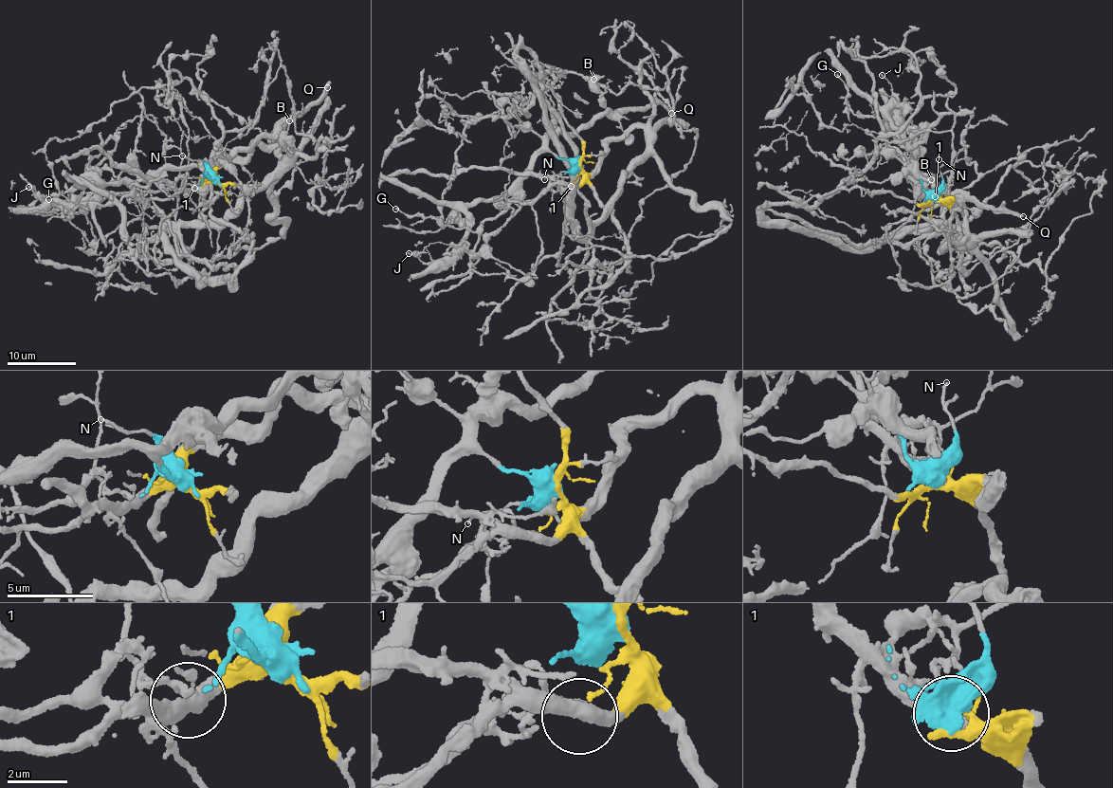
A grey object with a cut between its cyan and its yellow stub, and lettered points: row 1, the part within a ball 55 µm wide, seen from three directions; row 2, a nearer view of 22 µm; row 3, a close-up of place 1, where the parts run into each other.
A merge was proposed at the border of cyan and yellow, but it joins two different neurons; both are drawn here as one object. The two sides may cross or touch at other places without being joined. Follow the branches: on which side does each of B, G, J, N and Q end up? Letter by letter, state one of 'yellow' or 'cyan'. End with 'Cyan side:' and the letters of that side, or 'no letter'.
B: cyan
G: yellow
J: cyan
N: cyan
Q: cyan
Cyan side: B, J, N, Q

